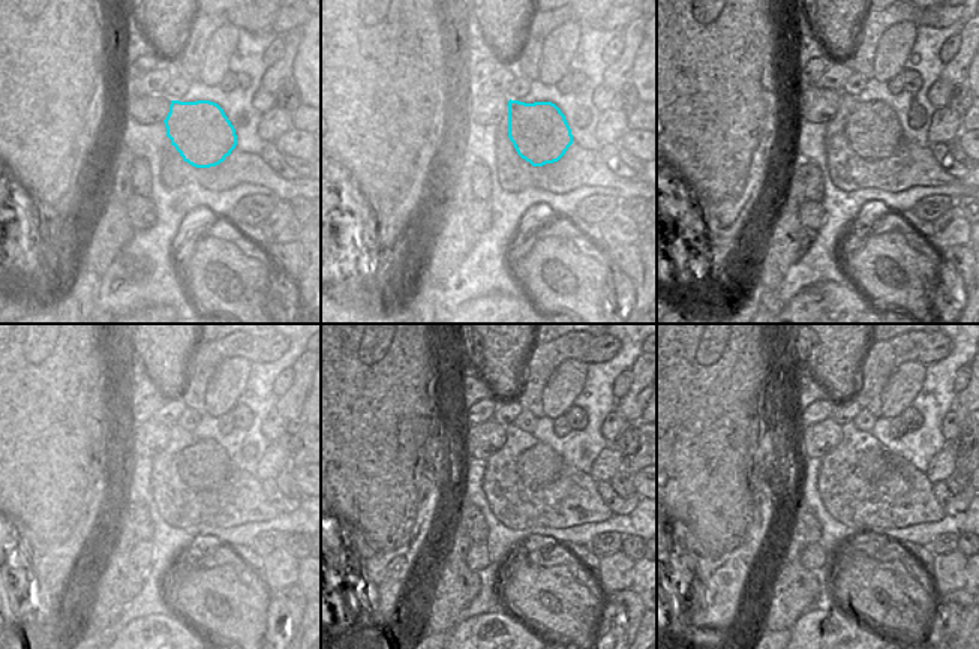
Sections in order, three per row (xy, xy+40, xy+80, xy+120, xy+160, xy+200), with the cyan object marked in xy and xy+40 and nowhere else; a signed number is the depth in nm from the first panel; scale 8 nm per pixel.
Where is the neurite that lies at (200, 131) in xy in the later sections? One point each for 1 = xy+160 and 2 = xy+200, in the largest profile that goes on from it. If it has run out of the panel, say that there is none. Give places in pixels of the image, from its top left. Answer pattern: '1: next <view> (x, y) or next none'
1: next xy+160 (541, 465)
2: next xy+200 (885, 465)

